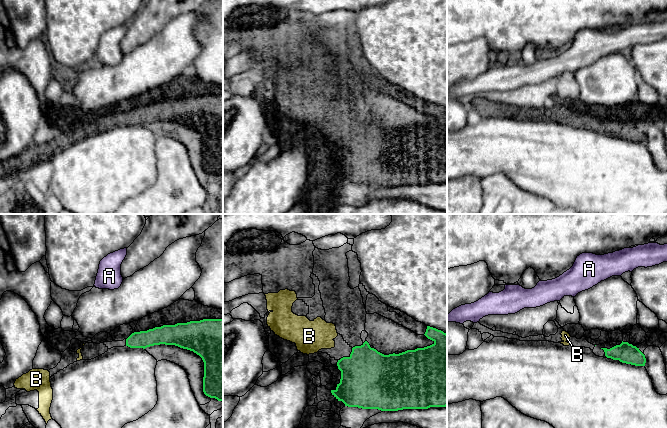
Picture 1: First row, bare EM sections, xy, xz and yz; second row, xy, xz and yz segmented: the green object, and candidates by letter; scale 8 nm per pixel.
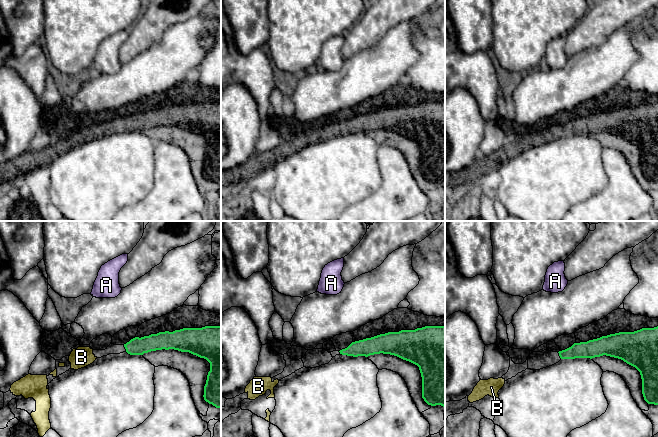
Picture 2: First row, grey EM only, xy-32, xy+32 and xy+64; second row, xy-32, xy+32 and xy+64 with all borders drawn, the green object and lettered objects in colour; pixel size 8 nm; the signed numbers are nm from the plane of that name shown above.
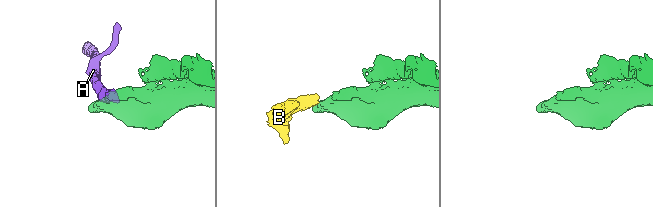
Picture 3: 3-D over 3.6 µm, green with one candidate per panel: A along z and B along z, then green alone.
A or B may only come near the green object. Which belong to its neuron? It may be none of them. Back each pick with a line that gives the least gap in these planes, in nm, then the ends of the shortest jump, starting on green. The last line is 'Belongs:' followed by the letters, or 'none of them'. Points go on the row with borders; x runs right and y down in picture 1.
B: 110 nm apart; from green across xz (341, 358), (333, 347)
Belongs: B

